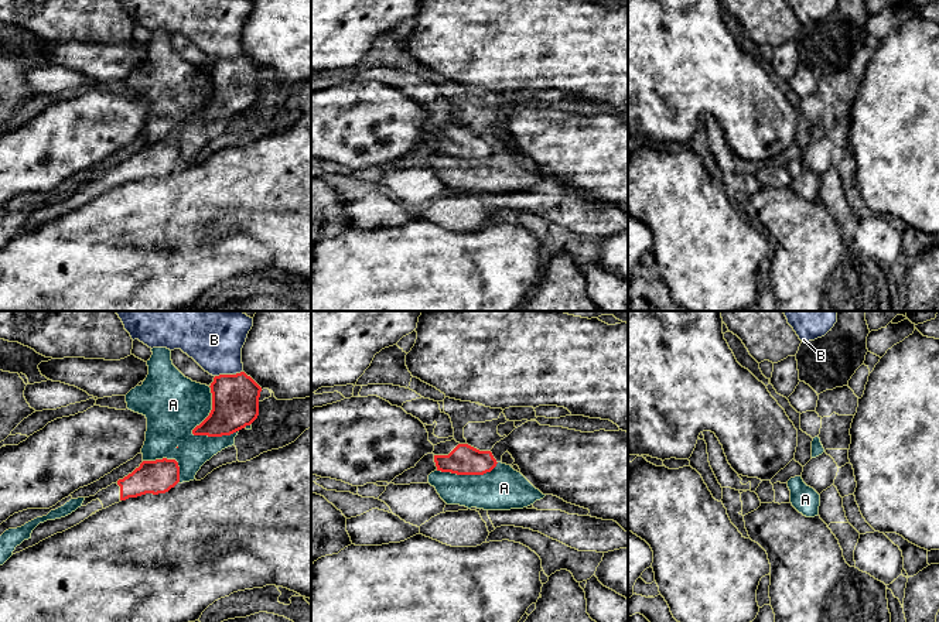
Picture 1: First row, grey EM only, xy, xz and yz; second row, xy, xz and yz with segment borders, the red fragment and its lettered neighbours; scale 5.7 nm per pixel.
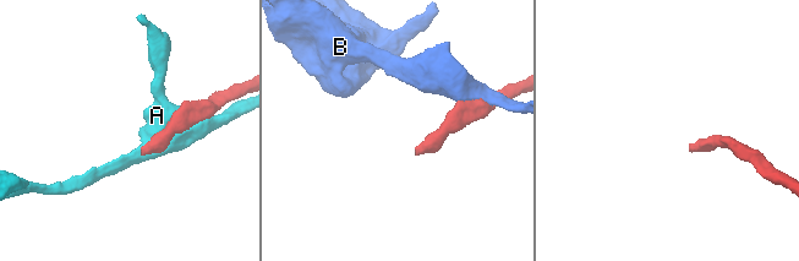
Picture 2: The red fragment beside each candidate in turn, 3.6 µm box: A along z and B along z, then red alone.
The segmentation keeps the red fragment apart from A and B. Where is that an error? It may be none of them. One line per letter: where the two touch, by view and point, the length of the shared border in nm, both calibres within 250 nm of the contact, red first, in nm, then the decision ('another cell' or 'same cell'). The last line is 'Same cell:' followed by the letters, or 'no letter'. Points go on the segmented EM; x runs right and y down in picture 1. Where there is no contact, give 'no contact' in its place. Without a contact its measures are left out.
A: meets red in xy at (193, 433); contact 320 nm long; 220 nm thick on the red side, 340 nm on the other; another cell
B: meets red in xy at (228, 375); contact 160 nm long; 280 nm thick on the red side, 360 nm on the other; another cell
Same cell: no letter

